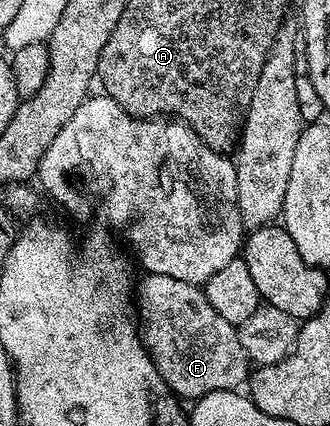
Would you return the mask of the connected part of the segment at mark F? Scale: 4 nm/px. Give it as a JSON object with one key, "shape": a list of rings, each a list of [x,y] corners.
{"shape":[[[145,273],[142,278],[135,289],[135,305],[141,308],[139,329],[159,375],[174,394],[196,399],[211,391],[244,386],[251,362],[243,351],[238,326],[227,323],[211,307],[204,288],[171,279],[171,275]]]}

